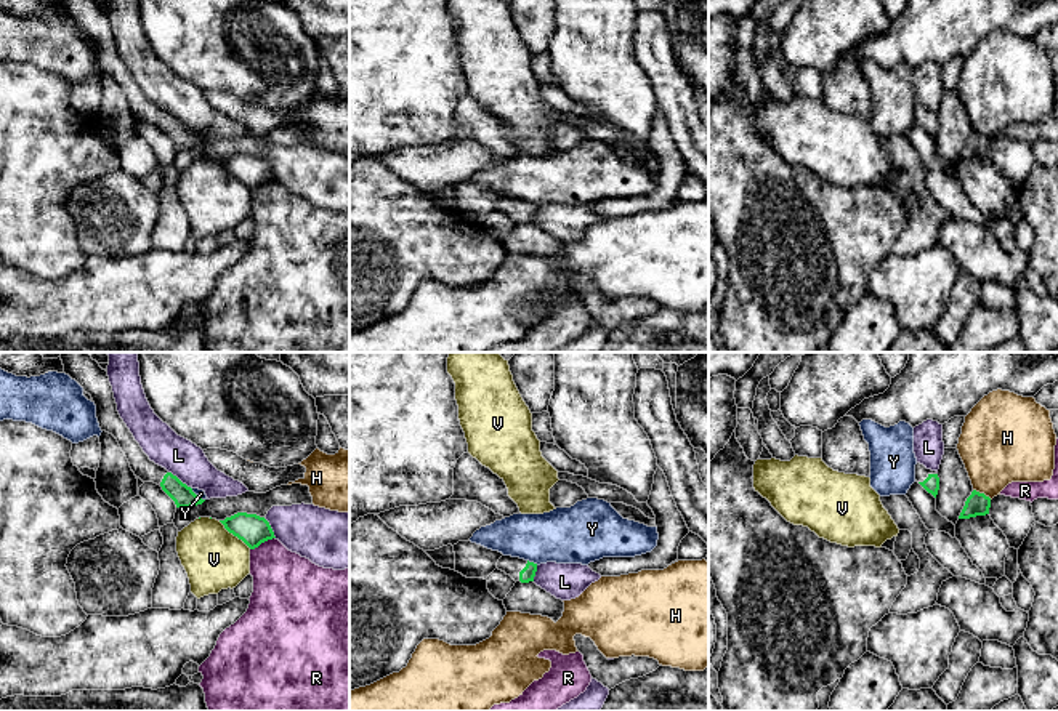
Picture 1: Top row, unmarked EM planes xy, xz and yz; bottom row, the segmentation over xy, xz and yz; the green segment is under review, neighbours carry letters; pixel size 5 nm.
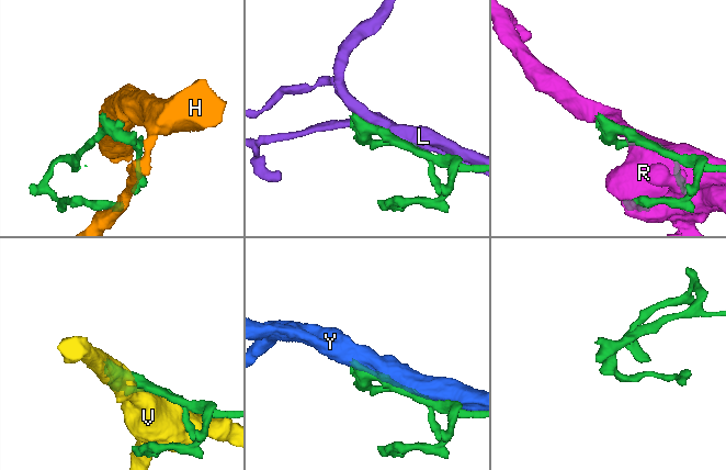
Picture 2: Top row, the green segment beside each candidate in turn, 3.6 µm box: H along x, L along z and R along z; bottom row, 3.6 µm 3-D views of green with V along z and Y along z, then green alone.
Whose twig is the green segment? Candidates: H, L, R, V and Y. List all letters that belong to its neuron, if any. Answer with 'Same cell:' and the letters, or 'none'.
Same cell: none

